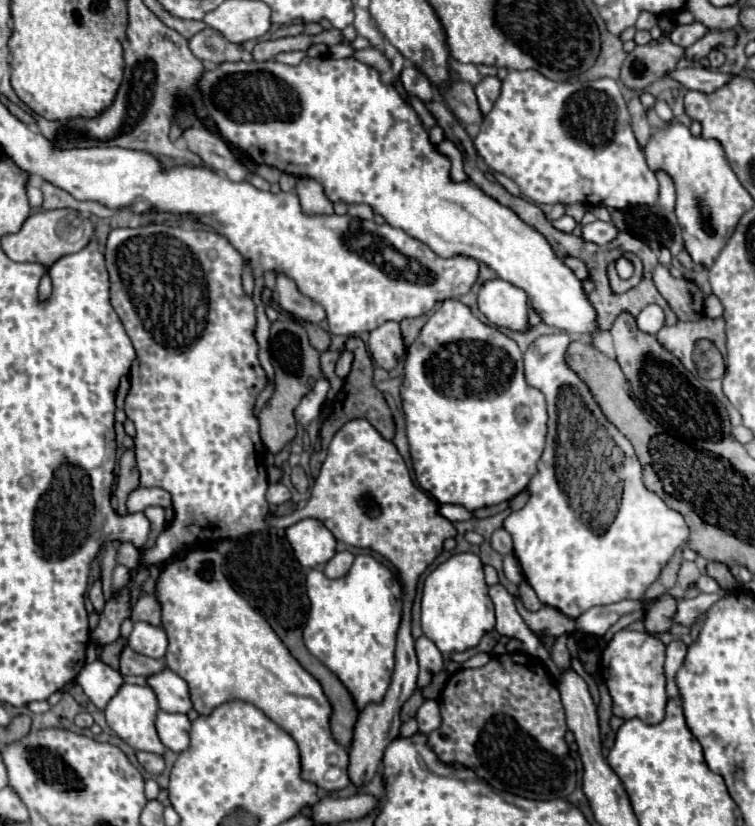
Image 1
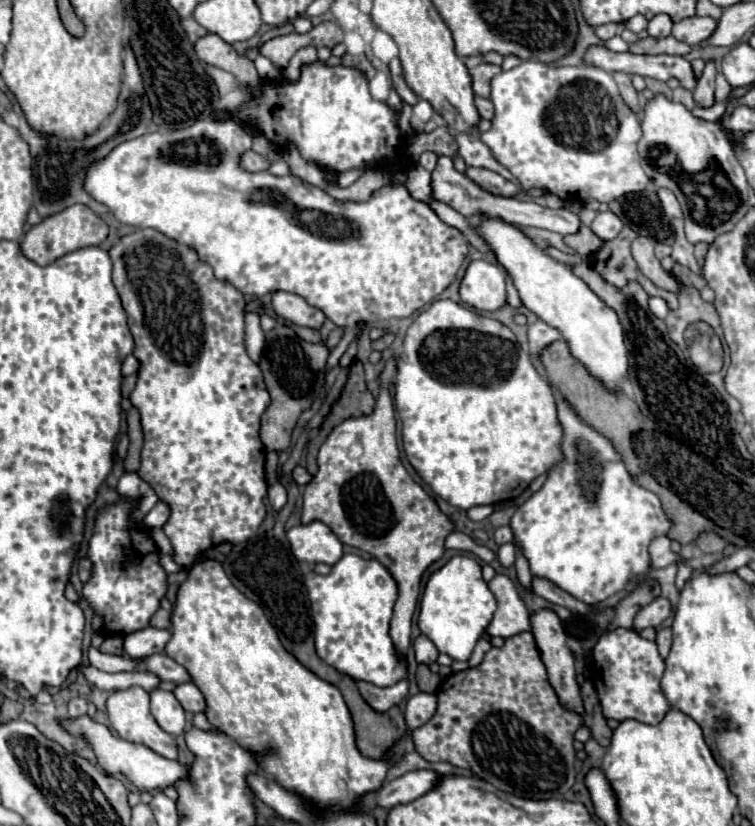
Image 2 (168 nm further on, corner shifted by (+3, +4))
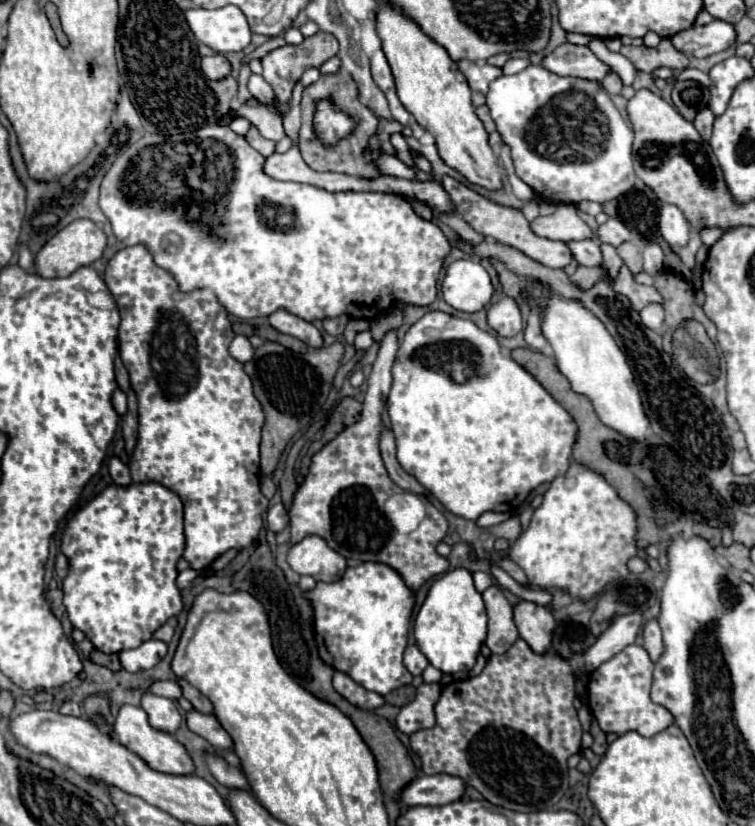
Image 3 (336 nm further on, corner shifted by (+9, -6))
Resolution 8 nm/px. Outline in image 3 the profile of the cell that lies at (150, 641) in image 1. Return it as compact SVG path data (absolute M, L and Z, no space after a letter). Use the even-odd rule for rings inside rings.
M149 639L149 641L145 641L143 645L139 645L135 649L121 651L119 659L121 659L121 665L123 665L125 671L137 673L137 671L155 667L165 653L167 653L167 645L163 641Z

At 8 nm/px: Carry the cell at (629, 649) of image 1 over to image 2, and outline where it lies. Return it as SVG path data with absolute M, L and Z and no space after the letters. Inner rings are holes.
M615 629L599 639L599 643L593 649L593 657L595 657L593 685L597 689L605 719L617 719L617 721L635 719L647 725L661 723L671 705L663 697L659 685L665 663L653 641L643 639L639 633L631 629Z

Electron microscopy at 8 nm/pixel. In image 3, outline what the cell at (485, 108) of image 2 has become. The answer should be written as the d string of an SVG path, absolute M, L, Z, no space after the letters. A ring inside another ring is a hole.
M481 105L481 107L475 109L475 113L477 113L477 117L483 121L487 133L493 133L493 131L495 131L495 123L493 123L493 119L491 119L491 115L489 115L489 107L487 107L487 105Z

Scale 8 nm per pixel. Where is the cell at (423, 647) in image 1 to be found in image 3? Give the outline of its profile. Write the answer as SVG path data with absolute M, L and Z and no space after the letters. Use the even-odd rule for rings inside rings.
M409 645L409 647L405 649L403 663L405 663L405 667L409 669L411 675L421 675L421 673L425 671L425 667L429 665L427 657L417 649L417 645Z

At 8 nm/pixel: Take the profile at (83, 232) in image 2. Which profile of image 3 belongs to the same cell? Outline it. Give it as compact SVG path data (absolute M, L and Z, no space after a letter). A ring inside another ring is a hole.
M75 219L57 235L53 235L53 239L49 239L49 243L45 243L45 247L41 247L41 251L35 255L35 273L41 277L65 277L73 273L77 267L91 265L93 261L97 261L103 255L105 245L107 237L93 221Z

